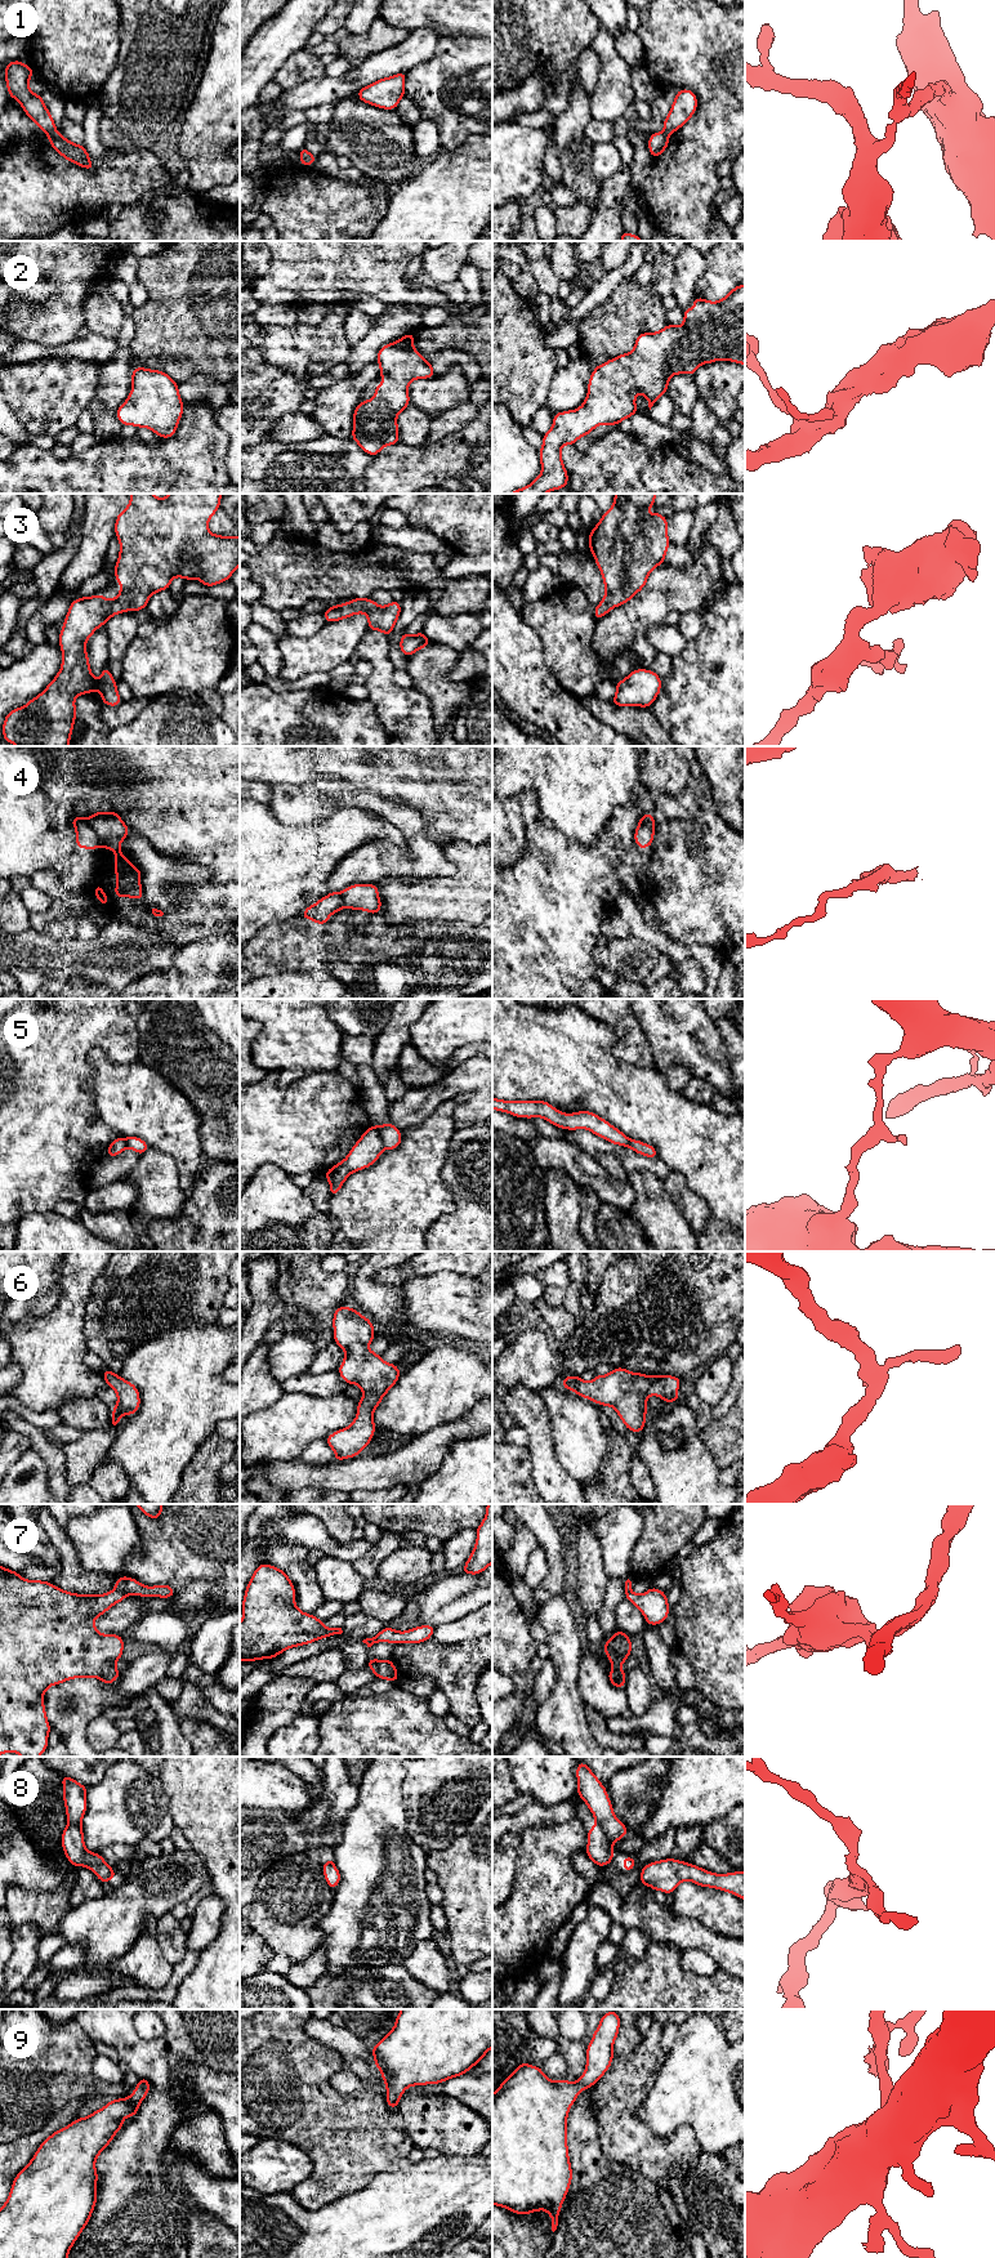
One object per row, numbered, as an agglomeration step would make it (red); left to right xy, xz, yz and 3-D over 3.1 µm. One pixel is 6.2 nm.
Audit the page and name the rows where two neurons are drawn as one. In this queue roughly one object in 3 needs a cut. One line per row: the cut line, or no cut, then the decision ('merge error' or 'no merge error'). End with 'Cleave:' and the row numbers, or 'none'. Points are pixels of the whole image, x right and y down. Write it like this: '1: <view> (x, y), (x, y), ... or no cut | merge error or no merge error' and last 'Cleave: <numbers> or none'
1: xy (57, 132), (48, 135) | merge error
2: no cut | no merge error
3: no cut | no merge error
4: xy (85, 820), (101, 846) | merge error
5: xz (373, 1127), (384, 1147) | merge error
6: no cut | no merge error
7: xy (115, 1588), (120, 1589), (125, 1596) | merge error
8: yz (596, 1817), (611, 1844) | merge error
9: no cut | no merge error
Cleave: 1, 4, 5, 7, 8

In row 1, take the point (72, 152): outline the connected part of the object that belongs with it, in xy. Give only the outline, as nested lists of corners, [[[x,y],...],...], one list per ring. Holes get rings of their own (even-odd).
[[[53,133],[48,135],[48,140],[61,156],[67,161],[77,164],[80,168],[94,170],[93,164],[90,162],[90,156],[82,144],[75,144],[64,138],[62,134]]]

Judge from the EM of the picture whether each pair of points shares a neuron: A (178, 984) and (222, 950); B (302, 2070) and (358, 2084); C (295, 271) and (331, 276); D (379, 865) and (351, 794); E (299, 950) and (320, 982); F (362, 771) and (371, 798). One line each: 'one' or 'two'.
A: one
B: two
C: one
D: one
E: two
F: two

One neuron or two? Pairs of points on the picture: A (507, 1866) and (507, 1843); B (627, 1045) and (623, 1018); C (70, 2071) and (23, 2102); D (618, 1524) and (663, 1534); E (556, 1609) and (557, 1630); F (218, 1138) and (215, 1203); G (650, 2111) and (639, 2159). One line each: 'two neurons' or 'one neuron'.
A: one neuron
B: one neuron
C: one neuron
D: two neurons
E: one neuron
F: two neurons
G: two neurons

